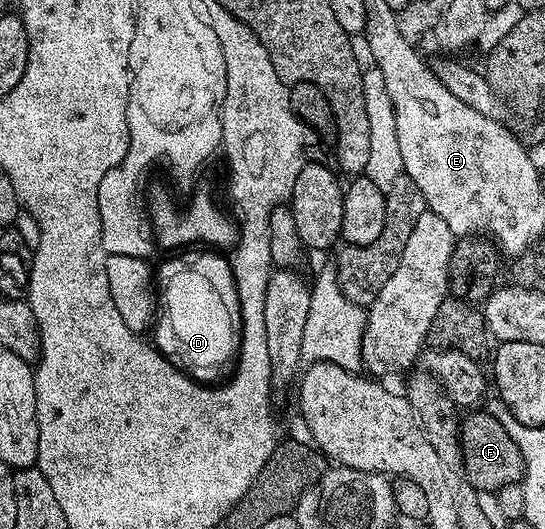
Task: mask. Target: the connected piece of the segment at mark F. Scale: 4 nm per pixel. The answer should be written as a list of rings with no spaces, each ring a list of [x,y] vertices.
[[[475,409],[461,419],[460,437],[462,439],[462,470],[466,474],[465,481],[479,492],[497,492],[501,486],[521,483],[526,475],[524,456],[520,456],[520,448],[516,448],[516,440],[496,420],[489,409]]]

